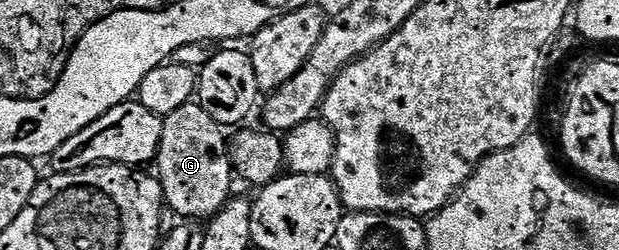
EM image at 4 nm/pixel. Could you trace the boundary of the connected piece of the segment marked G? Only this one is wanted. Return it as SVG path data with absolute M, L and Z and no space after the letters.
M192 100L177 112L166 115L163 118L163 131L161 132L161 144L157 159L157 177L163 186L163 201L175 214L180 214L183 220L199 220L205 218L211 220L227 205L232 197L231 176L233 167L229 153L229 138L226 138L224 127L216 123L209 113L200 106L198 101Z

